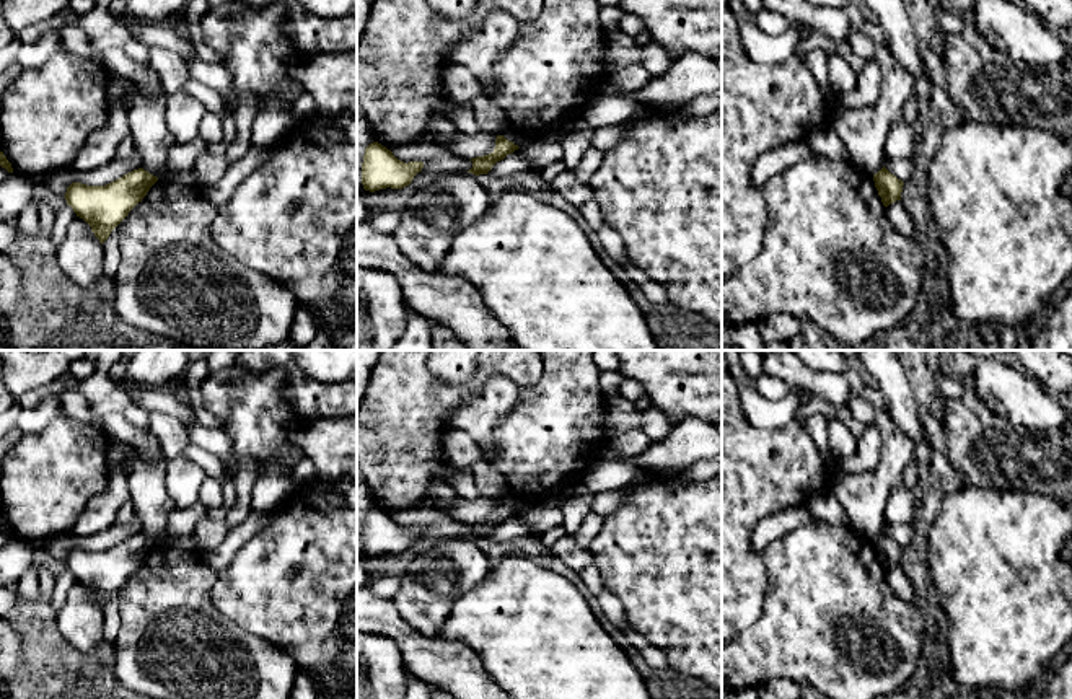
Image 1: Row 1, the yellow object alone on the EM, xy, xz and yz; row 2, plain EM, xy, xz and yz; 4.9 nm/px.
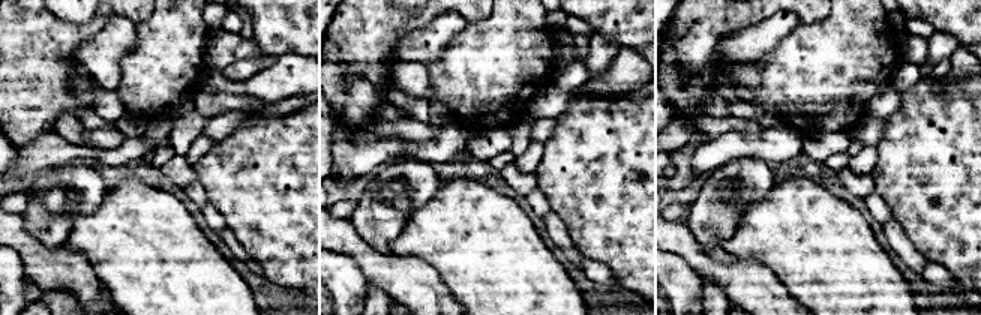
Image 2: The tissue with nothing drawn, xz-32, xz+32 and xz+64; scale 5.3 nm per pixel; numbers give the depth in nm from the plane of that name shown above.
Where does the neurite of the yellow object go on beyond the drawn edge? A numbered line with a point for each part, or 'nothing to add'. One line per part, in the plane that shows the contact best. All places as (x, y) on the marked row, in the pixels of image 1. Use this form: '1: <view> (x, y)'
nothing to add

